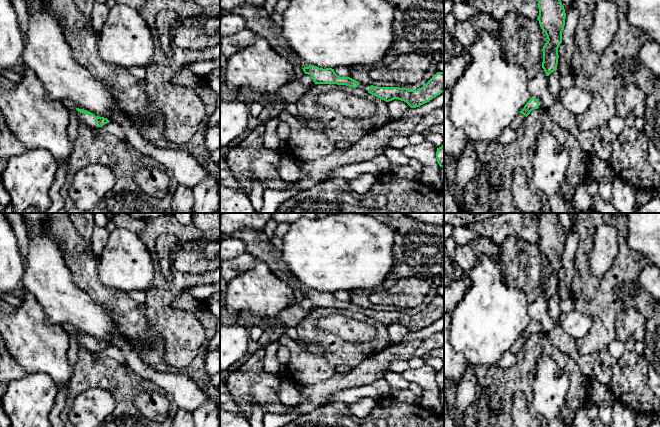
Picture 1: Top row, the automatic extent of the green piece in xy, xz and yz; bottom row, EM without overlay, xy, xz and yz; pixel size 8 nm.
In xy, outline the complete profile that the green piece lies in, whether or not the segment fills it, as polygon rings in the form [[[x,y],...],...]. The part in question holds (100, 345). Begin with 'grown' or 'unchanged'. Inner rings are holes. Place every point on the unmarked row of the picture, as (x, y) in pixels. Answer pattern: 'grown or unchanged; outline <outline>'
grown; outline [[[76,332],[74,337],[77,339],[79,348],[89,352],[101,351],[110,346],[107,342],[95,340],[87,334]]]

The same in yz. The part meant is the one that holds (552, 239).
unchanged; outline [[[538,213],[539,245],[541,253],[547,260],[543,271],[542,292],[546,300],[557,294],[558,272],[562,267],[566,237],[561,227],[558,213]]]

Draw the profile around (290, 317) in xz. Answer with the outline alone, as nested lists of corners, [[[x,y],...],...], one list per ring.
[[[304,298],[299,303],[284,309],[280,314],[278,320],[280,324],[286,328],[297,327],[297,325],[315,309],[312,300]]]

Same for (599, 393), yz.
[[[599,381],[591,382],[589,388],[589,401],[592,401],[596,405],[603,403],[614,404],[615,401],[612,399],[612,396],[612,391],[608,385]]]

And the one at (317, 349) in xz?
[[[298,337],[296,340],[303,349],[306,351],[320,357],[325,357],[326,349],[319,343],[309,342]]]

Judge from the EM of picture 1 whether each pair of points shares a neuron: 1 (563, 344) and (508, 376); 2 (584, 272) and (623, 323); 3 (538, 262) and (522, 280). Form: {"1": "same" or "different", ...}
{"1": "different", "2": "different", "3": "same"}

